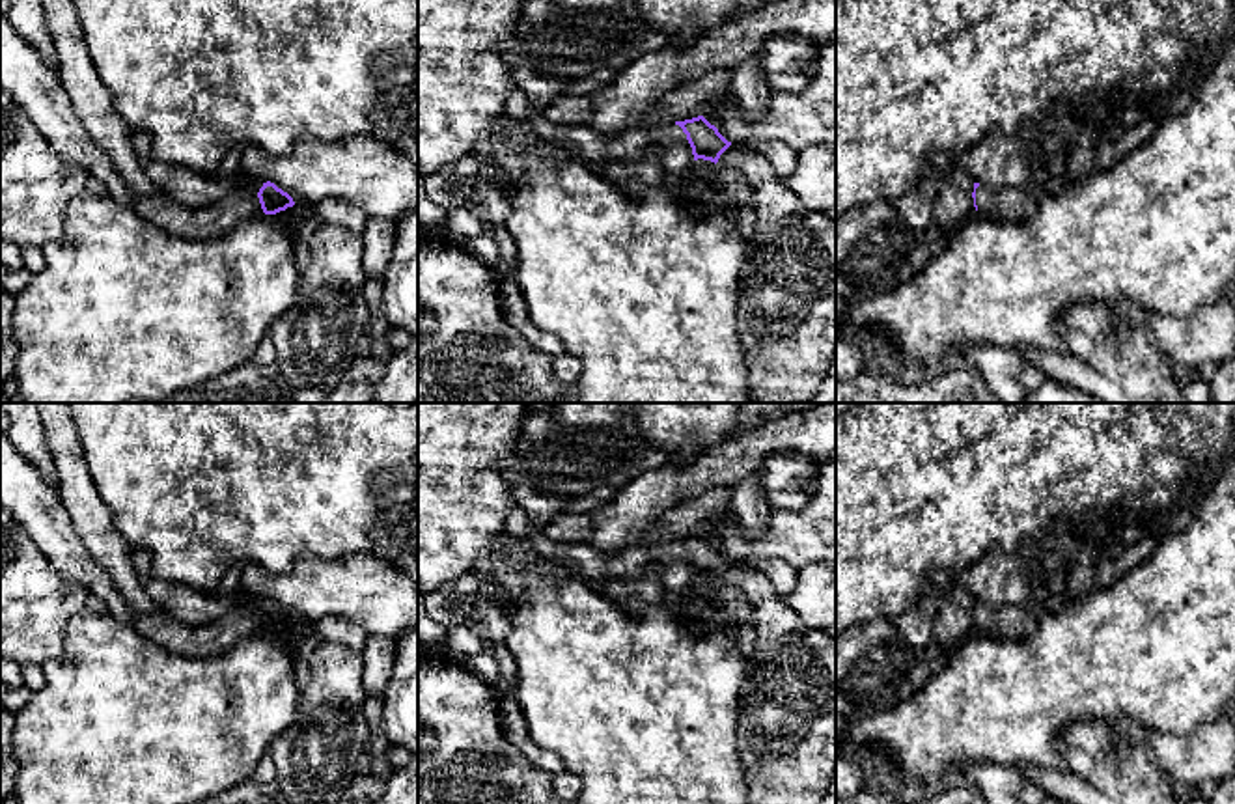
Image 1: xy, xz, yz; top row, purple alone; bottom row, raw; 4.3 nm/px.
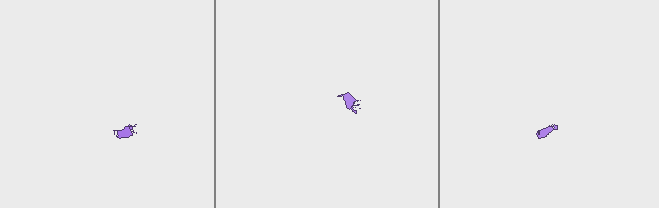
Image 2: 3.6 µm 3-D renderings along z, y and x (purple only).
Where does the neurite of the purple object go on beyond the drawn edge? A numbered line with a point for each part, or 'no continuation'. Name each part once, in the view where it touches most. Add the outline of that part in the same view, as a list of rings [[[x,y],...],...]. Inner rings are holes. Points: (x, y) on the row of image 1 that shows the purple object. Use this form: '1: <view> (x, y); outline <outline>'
1: xz (668, 142); outline [[[539,112],[530,114],[530,123],[545,142],[573,151],[584,162],[636,162],[647,151],[655,151],[673,185],[681,185],[694,164],[687,134],[675,123],[666,127],[640,125],[612,136],[604,136],[588,125],[556,125]]]
2: xz (786, 316); outline [[[731,144],[718,162],[742,173],[756,211],[737,302],[750,397],[754,403],[806,403],[836,356],[836,220],[825,211],[800,209],[767,157],[744,144]]]

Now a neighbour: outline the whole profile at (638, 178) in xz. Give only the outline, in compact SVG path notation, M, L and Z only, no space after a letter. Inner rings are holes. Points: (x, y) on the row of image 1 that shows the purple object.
M647 151L645 157L636 162L584 164L597 175L612 181L621 192L631 198L647 194L670 183L655 151Z

